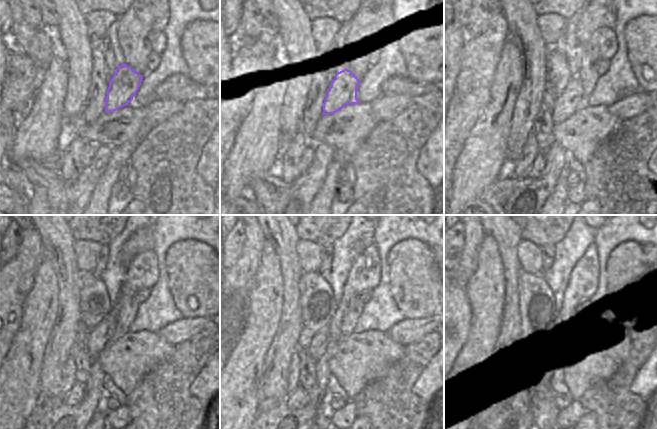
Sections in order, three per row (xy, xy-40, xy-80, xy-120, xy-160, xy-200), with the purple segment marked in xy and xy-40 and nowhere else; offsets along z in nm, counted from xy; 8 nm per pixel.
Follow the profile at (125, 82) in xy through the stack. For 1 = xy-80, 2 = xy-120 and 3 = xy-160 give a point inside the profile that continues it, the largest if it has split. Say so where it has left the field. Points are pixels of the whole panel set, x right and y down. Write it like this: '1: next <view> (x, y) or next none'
1: next xy-80 (562, 101)
2: next xy-120 (107, 331)
3: next xy-160 (317, 346)

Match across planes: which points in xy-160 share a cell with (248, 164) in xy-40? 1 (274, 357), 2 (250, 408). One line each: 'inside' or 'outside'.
1: outside
2: inside

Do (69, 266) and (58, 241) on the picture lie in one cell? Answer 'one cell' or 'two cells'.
one cell

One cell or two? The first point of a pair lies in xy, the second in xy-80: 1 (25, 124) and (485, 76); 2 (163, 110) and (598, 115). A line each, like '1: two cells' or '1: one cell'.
1: one cell
2: two cells

